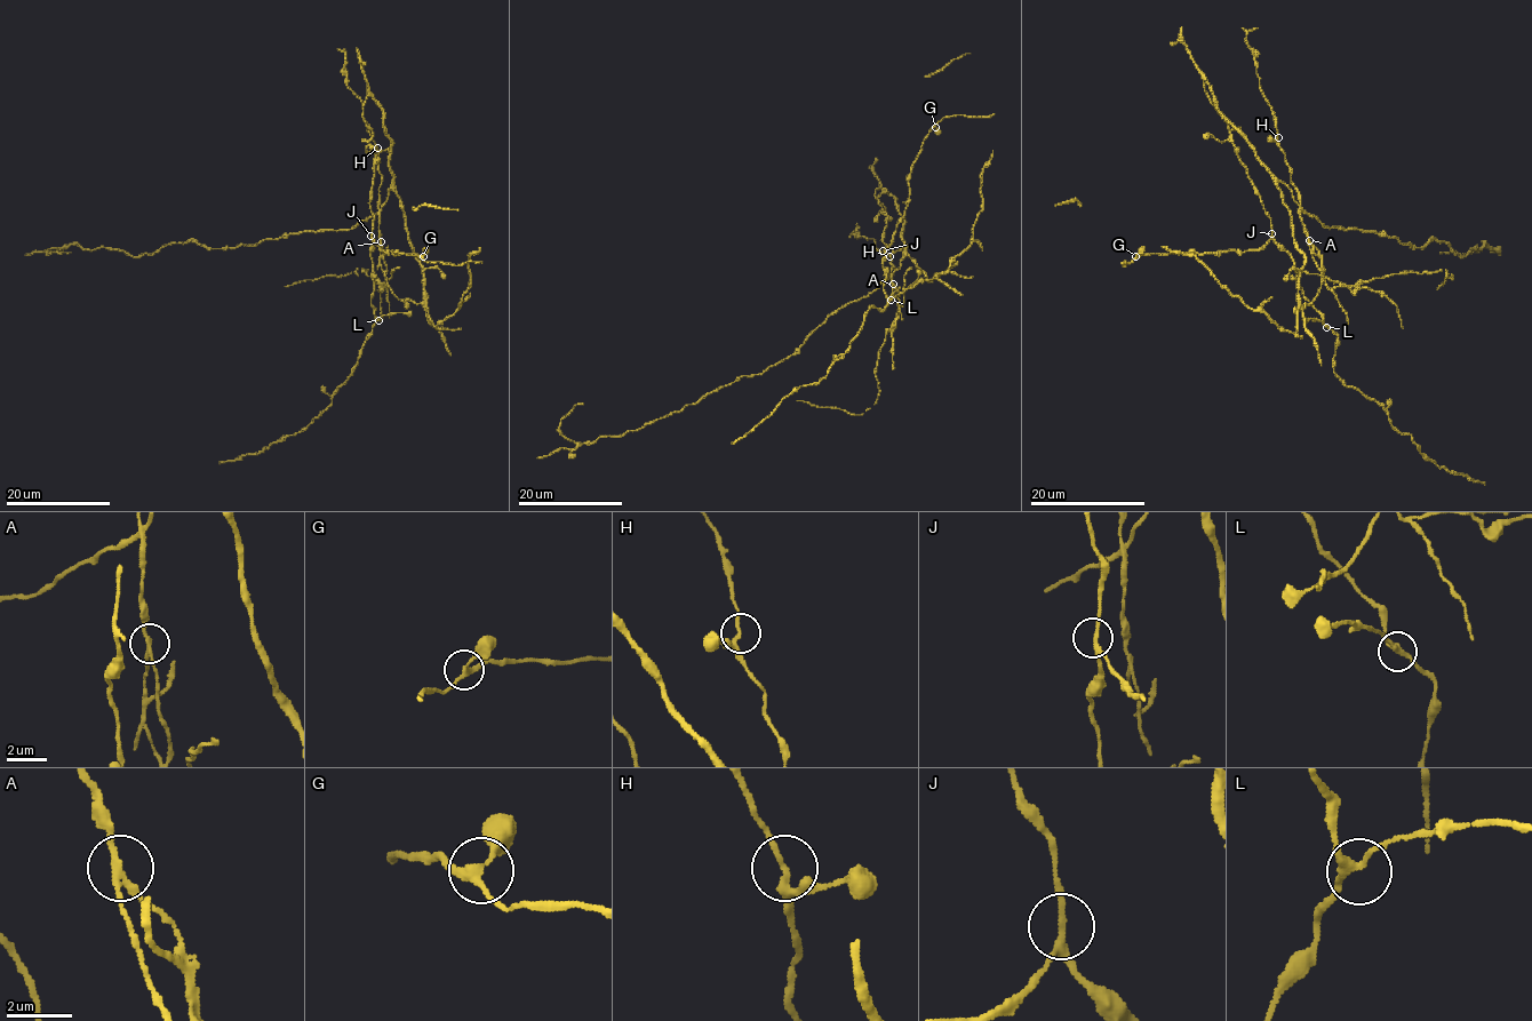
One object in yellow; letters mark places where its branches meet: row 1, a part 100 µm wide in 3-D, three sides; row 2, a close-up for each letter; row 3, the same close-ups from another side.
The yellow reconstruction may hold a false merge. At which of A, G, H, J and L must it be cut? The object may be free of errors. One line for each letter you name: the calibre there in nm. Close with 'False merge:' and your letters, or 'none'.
A: 180 nm
False merge: A

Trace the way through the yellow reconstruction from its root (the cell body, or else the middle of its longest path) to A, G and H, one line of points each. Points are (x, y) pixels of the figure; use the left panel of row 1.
A: (384, 111), (384, 132), (390, 141), (389, 170), (393, 185), (380, 210), (381, 242)
G: (384, 111), (367, 97), (362, 119), (372, 129), (368, 145), (375, 154), (372, 239), (385, 253), (423, 256)
H: (384, 111), (384, 132), (390, 141), (389, 170), (393, 185), (380, 209), (377, 148)

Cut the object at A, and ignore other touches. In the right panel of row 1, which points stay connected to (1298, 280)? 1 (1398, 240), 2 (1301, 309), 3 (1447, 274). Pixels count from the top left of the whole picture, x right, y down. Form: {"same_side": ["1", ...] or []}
{"same_side": ["1", "2"]}

